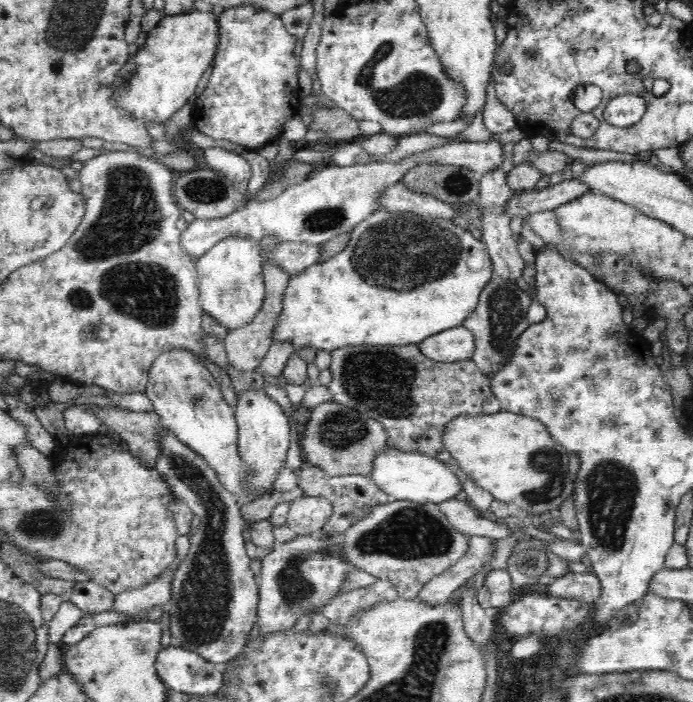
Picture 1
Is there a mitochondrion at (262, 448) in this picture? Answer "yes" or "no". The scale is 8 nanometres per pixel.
no

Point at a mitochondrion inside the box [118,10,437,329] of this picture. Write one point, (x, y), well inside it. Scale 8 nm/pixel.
(207, 190)

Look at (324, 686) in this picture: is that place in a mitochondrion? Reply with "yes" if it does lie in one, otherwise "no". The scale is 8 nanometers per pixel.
yes

